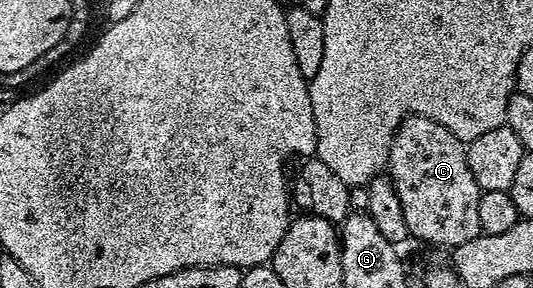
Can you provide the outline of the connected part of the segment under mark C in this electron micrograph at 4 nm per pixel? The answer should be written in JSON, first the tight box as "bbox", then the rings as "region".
{"bbox":[387,117,483,247],"region":[[[407,117],[397,128],[389,148],[387,175],[399,195],[399,203],[403,203],[403,219],[407,219],[407,227],[414,238],[431,245],[456,247],[481,236],[479,199],[483,190],[475,183],[475,175],[471,175],[465,151],[466,146],[456,135],[430,117]]]}

